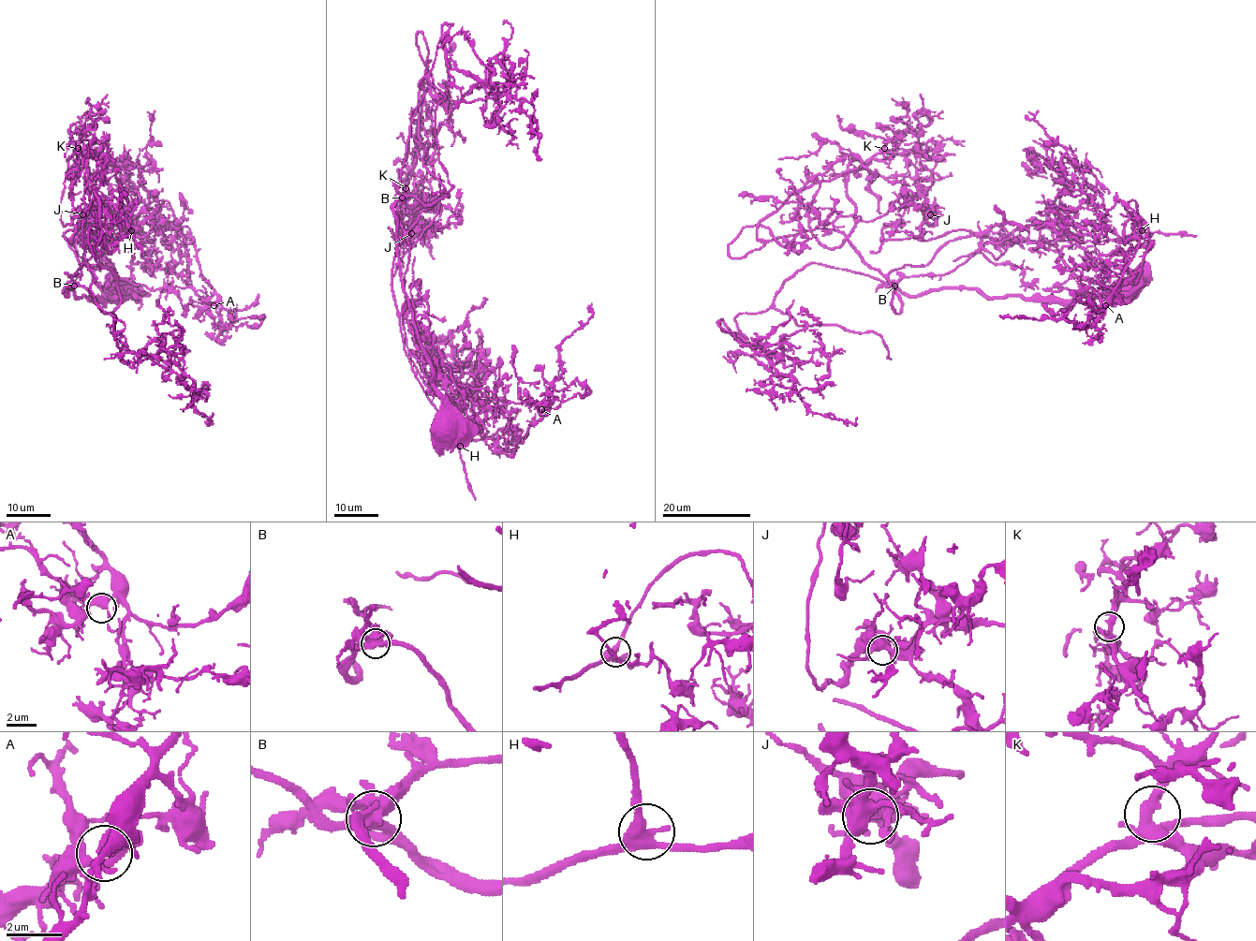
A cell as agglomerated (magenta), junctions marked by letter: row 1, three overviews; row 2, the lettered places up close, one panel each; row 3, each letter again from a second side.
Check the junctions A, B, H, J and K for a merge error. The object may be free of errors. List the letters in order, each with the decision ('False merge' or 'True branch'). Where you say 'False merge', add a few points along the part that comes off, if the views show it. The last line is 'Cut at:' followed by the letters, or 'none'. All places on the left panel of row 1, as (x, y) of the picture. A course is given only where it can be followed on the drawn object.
A: True branch
B: True branch
H: True branch
J: True branch
K: True branch
Cut at: none

